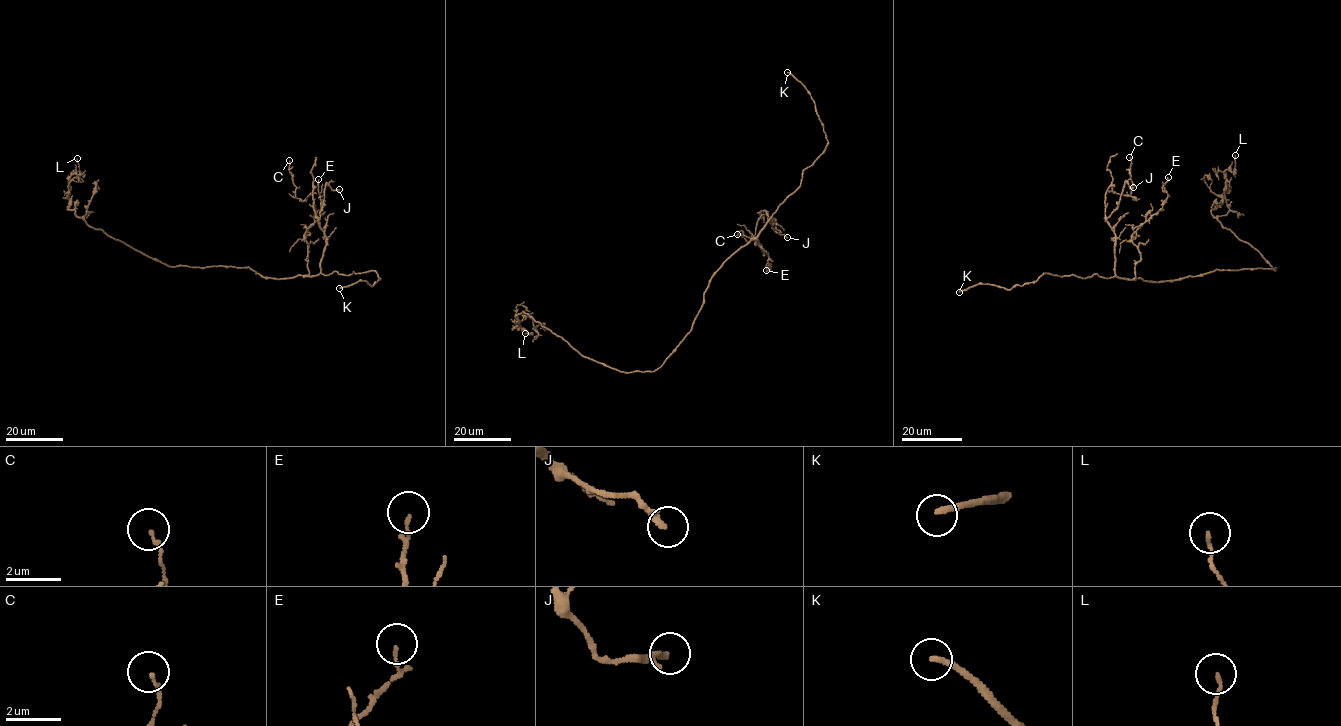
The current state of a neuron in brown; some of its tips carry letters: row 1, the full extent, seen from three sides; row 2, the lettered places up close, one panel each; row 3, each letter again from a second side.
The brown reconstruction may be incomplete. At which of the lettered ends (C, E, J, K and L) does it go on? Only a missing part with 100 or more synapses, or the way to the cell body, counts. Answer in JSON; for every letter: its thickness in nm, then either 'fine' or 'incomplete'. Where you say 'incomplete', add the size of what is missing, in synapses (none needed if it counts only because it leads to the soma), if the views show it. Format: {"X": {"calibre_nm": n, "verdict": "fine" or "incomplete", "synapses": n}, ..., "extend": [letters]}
{"C": {"calibre_nm": 110, "verdict": "fine"}, "E": {"calibre_nm": 80, "verdict": "fine"}, "J": {"calibre_nm": 220, "verdict": "fine"}, "K": {"calibre_nm": 220, "verdict": "incomplete"}, "L": {"calibre_nm": 120, "verdict": "fine"}, "extend": ["K"]}

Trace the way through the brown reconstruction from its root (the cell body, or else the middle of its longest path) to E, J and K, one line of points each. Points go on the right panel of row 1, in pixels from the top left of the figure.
E: (1212, 271), (1158, 282), (1135, 278), (1140, 252), (1132, 234), (1162, 207), (1168, 195), (1162, 186), (1168, 177)
J: (1212, 271), (1158, 282), (1123, 279), (1115, 274), (1115, 233), (1107, 218), (1117, 206), (1124, 183), (1133, 187)
K: (1212, 271), (1158, 282), (1043, 273), (1035, 281), (1009, 289), (978, 283), (959, 292)

